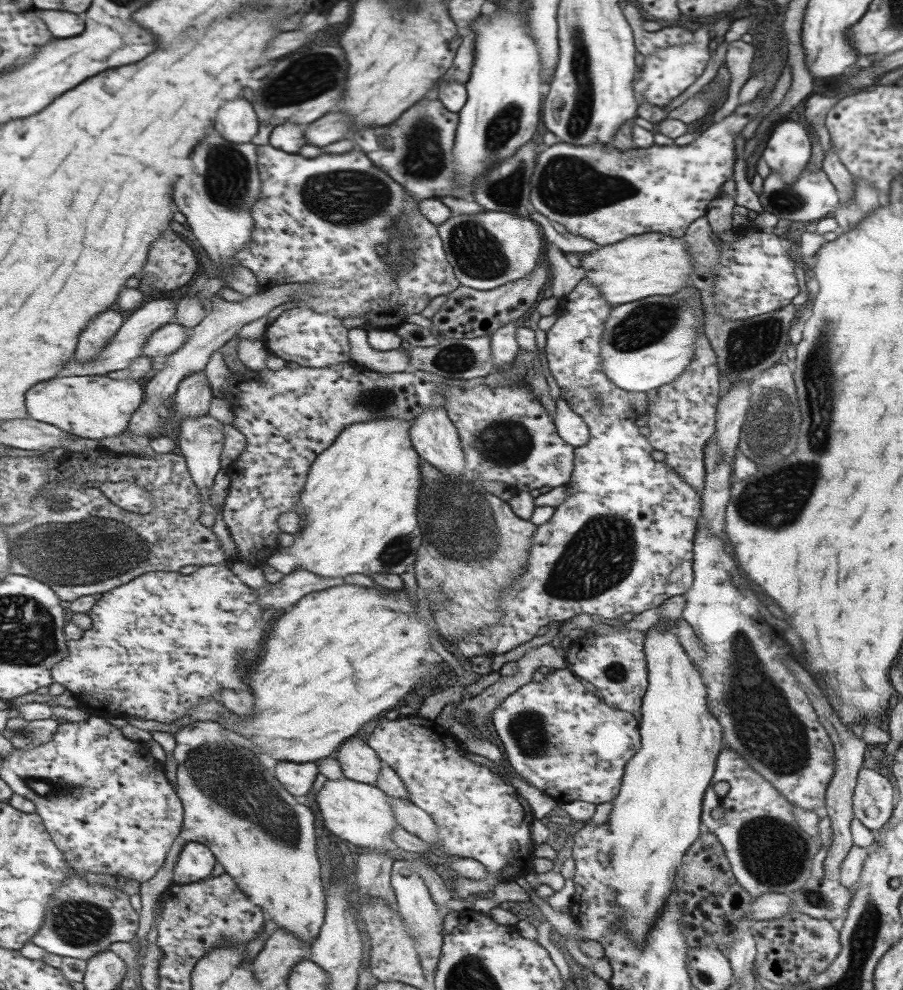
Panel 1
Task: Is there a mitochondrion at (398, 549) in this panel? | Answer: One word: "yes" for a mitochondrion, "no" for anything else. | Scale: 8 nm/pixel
yes

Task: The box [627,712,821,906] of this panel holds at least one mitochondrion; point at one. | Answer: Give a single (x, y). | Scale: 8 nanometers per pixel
(774, 851)

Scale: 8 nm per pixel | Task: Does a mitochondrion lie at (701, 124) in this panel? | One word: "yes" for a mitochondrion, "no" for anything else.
no

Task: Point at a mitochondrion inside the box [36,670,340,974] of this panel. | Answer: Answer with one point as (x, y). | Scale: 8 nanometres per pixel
(226, 775)

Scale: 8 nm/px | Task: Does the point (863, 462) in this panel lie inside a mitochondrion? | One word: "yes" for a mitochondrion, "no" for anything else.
no

